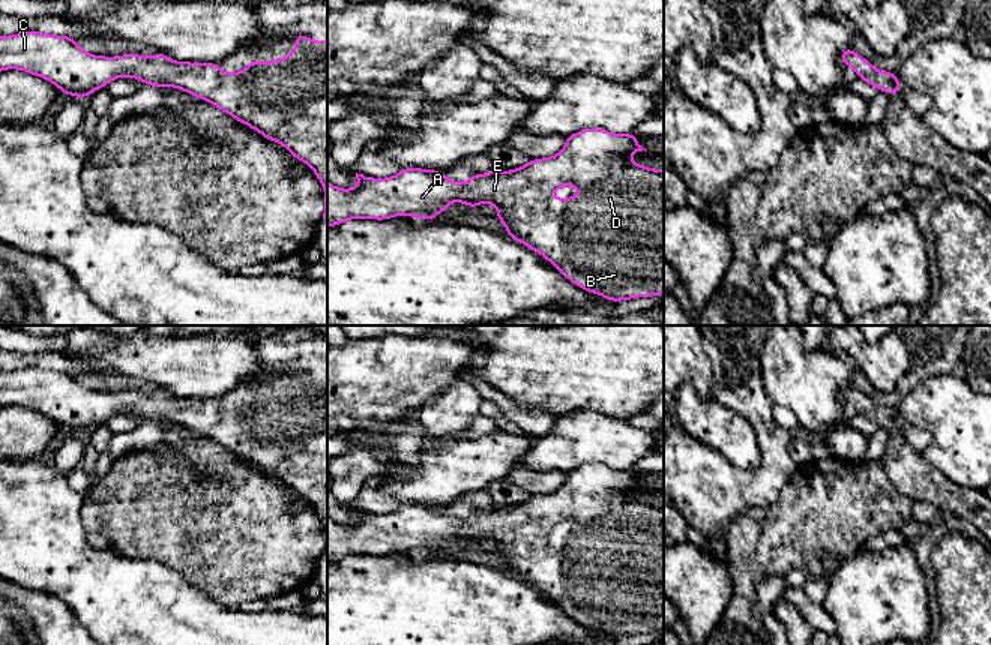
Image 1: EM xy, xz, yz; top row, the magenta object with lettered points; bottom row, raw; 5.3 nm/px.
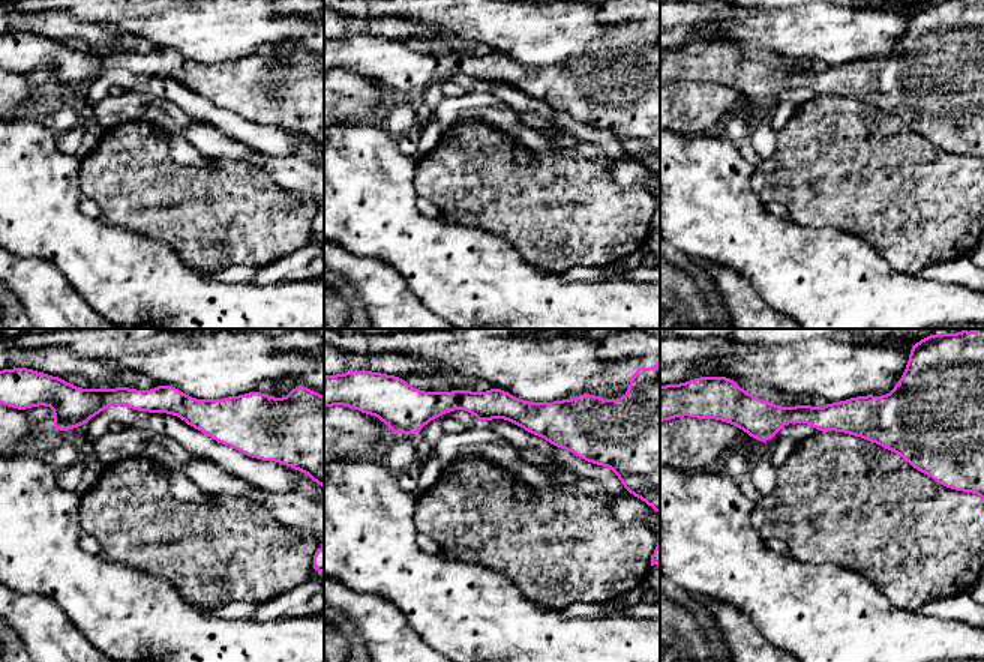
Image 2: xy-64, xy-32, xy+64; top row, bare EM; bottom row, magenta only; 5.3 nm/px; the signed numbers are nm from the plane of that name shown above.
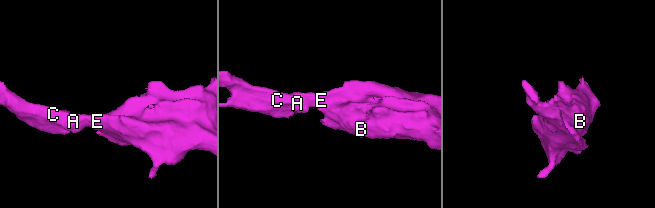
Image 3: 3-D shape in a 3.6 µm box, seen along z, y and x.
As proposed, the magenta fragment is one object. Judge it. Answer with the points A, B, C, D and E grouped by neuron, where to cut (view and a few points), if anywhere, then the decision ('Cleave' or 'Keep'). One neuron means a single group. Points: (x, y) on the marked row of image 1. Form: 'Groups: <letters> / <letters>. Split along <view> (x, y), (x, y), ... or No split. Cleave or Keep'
Groups: A B C D E. No split. Keep

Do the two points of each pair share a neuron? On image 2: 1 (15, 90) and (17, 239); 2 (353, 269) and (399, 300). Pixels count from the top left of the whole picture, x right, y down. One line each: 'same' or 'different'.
1: different
2: same

